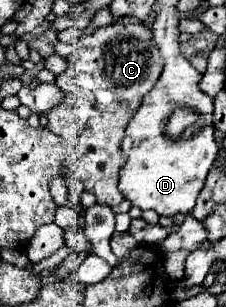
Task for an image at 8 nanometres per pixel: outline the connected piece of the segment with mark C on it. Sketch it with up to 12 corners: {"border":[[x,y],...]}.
{"border":[[143,23],[99,27],[55,79],[47,127],[115,213],[119,143],[163,59]]}

